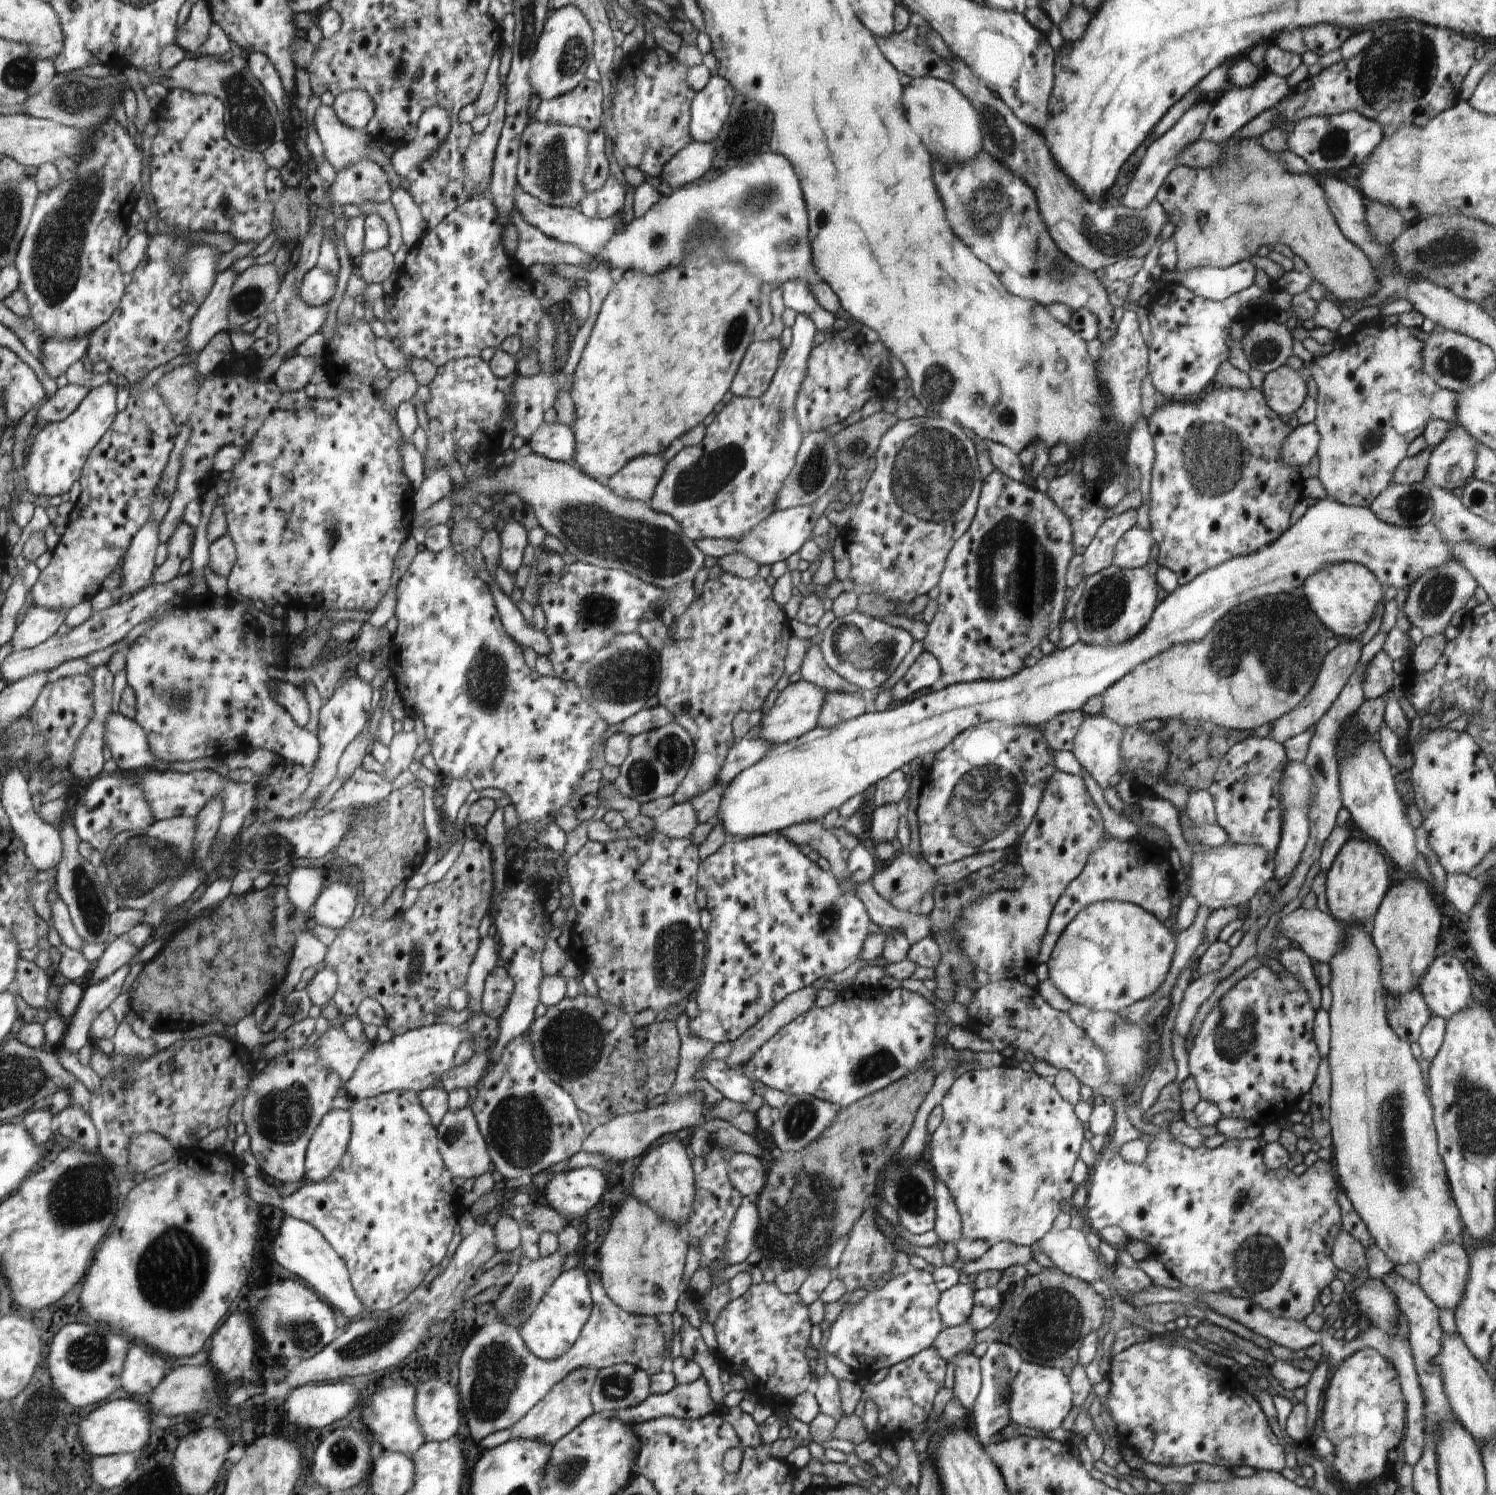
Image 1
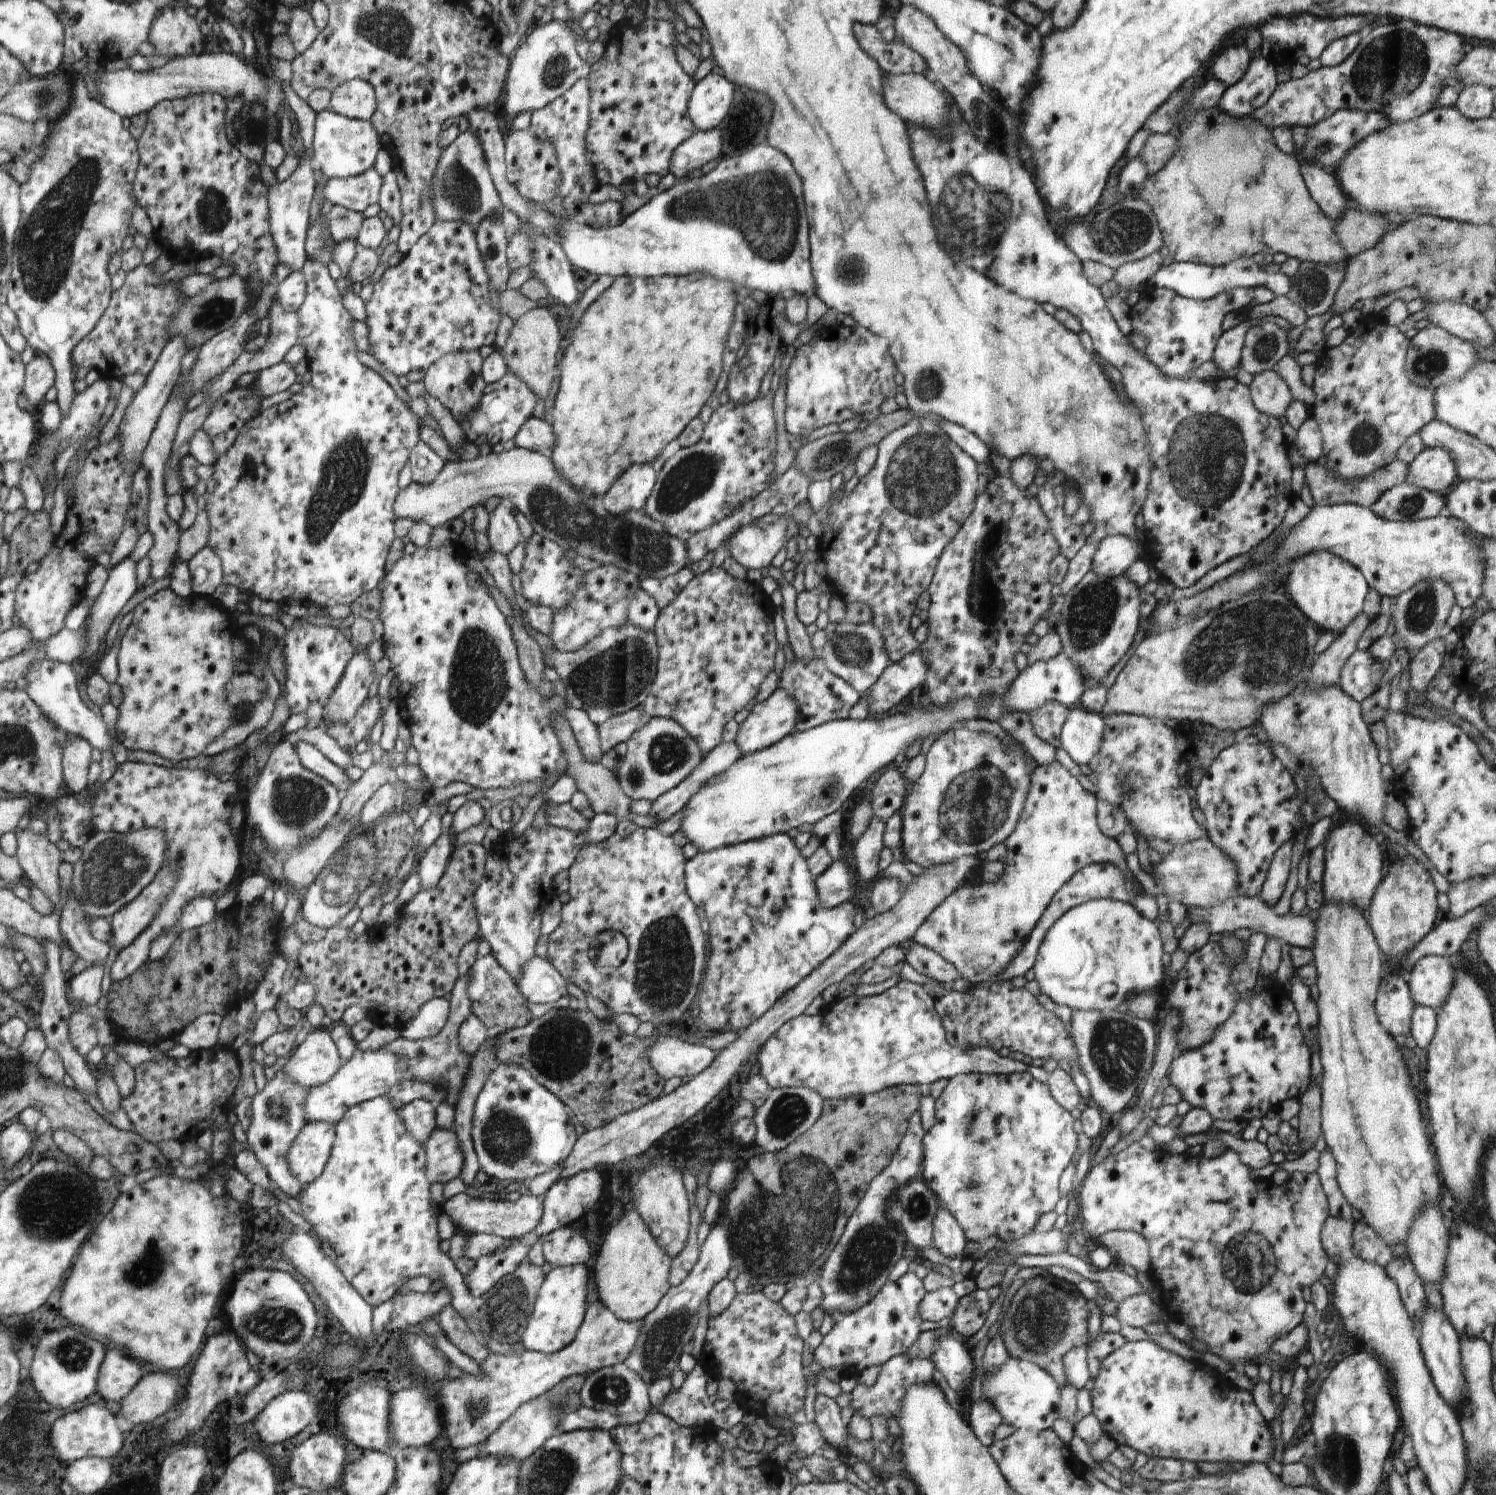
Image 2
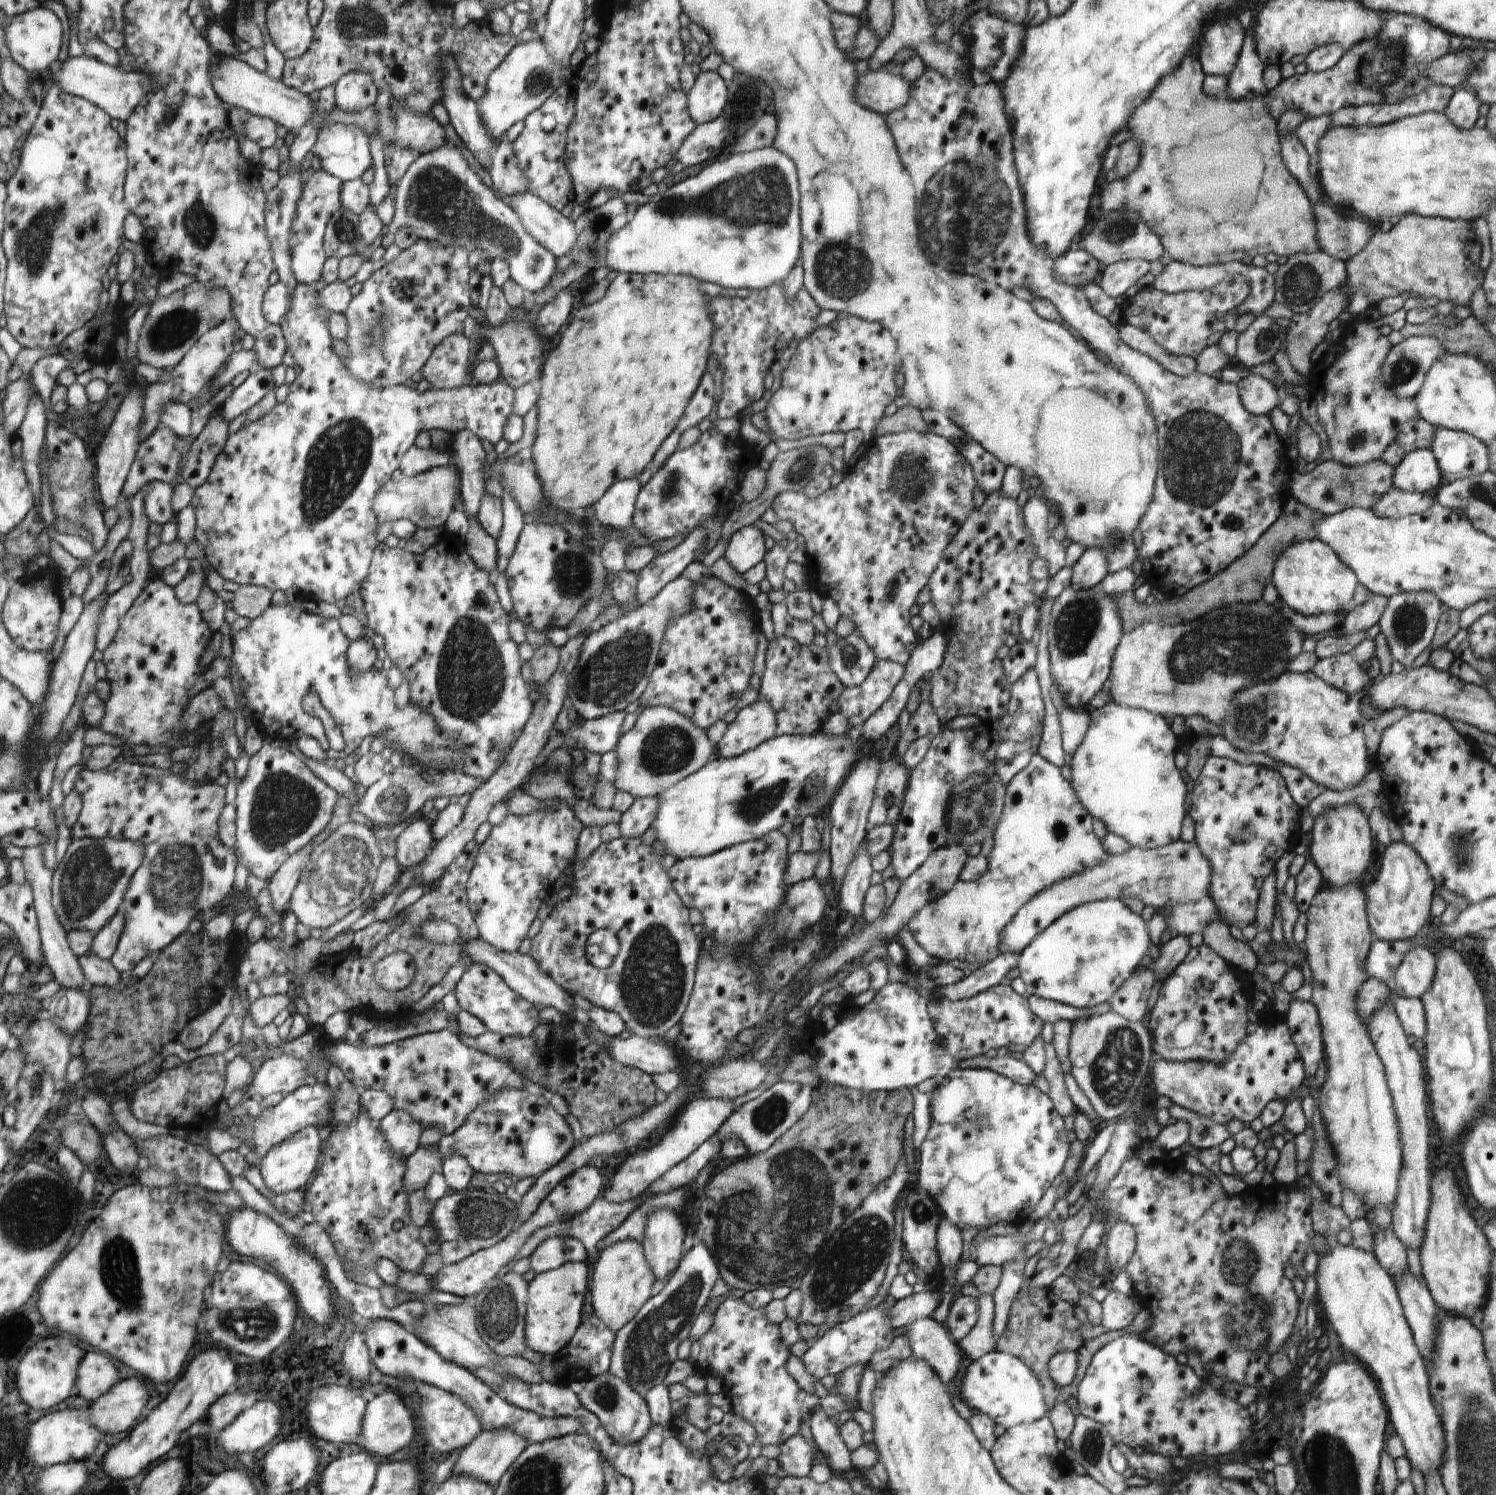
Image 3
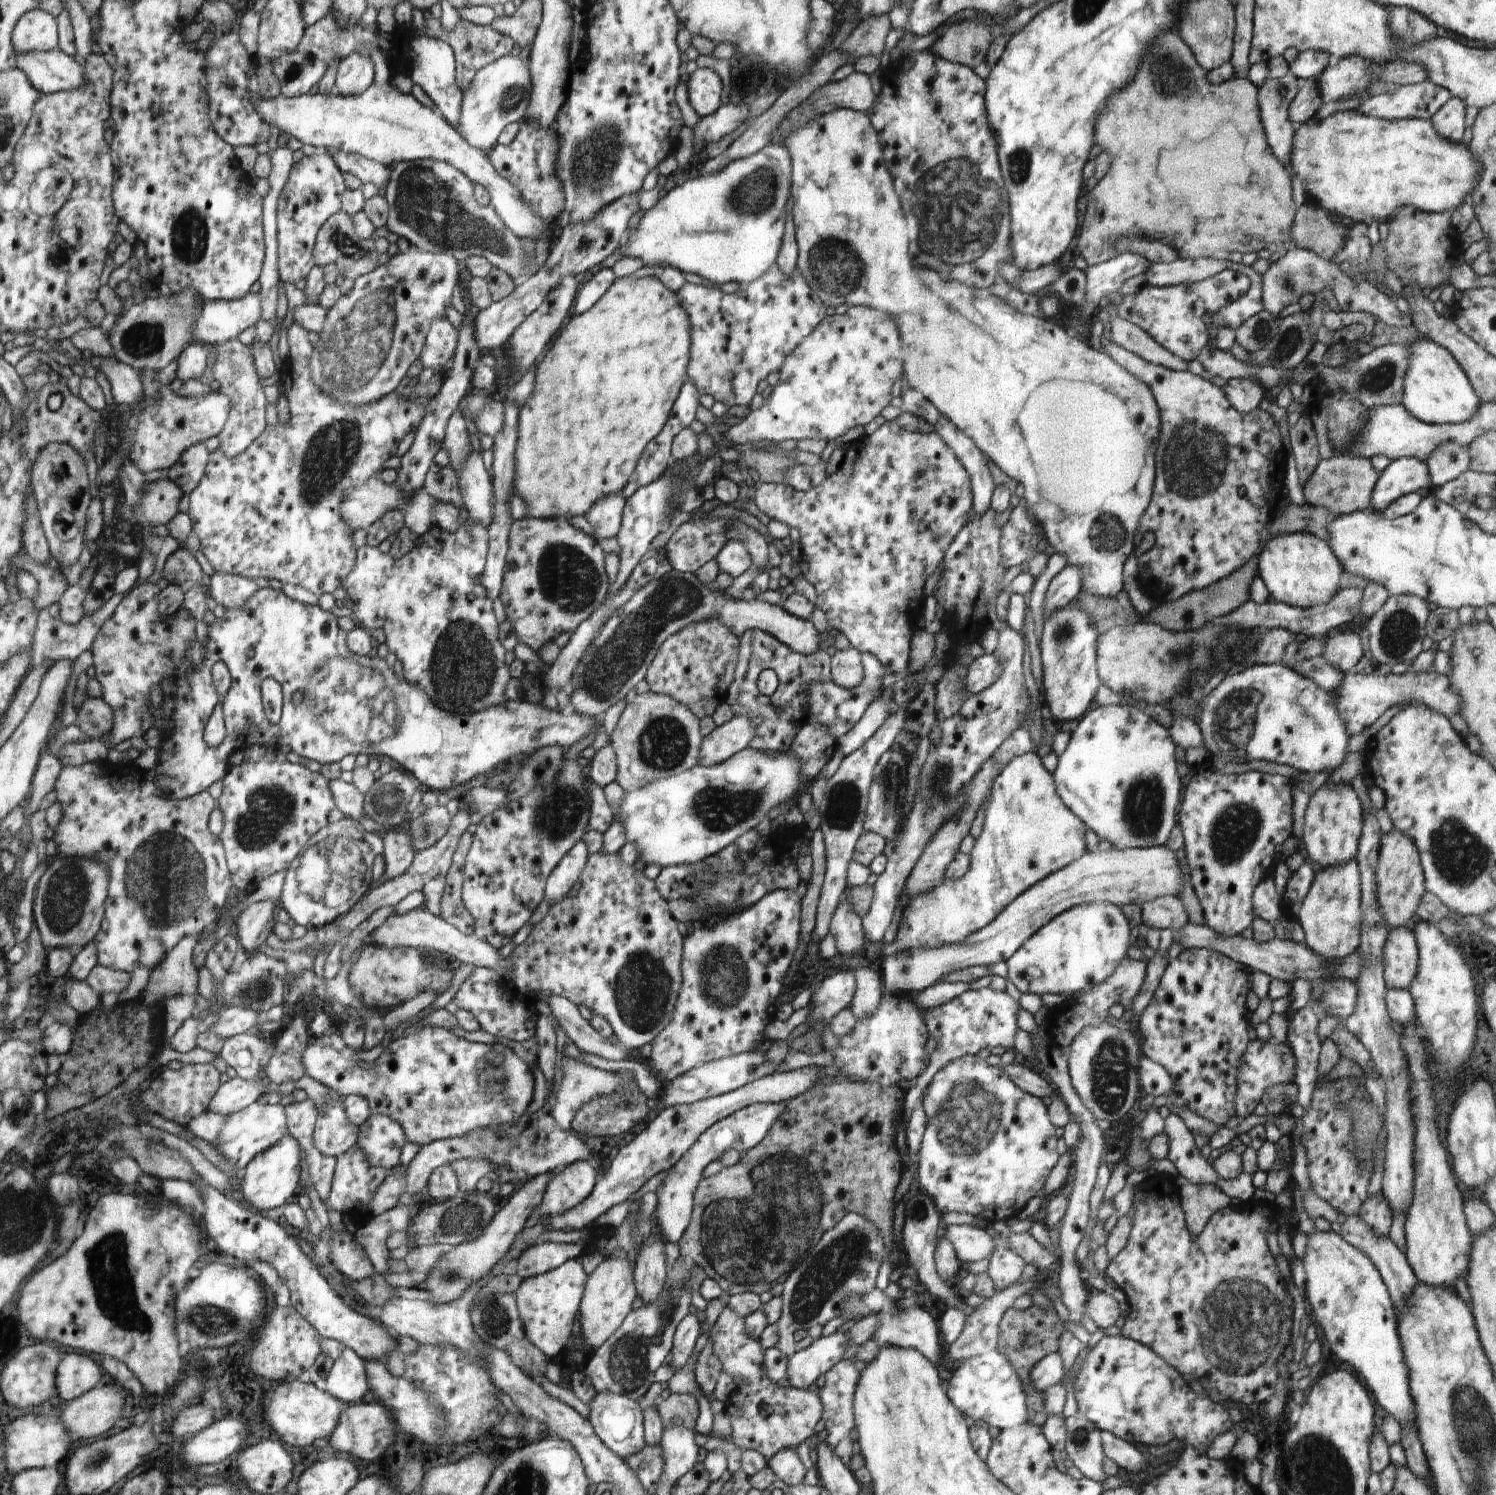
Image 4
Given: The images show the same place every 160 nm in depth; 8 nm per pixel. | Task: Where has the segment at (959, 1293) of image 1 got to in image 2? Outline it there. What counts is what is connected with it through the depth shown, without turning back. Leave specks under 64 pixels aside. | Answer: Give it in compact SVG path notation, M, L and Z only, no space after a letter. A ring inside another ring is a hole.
M942 1287L924 1295L918 1304L918 1312L922 1321L938 1322L943 1318L951 1318L959 1302L952 1287Z

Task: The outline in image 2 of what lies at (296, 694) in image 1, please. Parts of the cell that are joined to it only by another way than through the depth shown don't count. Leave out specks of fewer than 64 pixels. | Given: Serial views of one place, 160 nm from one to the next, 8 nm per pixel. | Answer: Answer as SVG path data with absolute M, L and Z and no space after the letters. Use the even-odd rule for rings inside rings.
M235 673L224 687L225 701L231 707L240 704L255 705L264 694L262 679L255 678L251 673Z

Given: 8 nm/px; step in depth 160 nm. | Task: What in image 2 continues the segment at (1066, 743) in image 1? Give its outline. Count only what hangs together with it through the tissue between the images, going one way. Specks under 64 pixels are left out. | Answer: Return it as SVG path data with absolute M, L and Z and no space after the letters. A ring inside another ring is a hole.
M1046 701L1029 712L1031 731L1045 743L1051 744L1053 747L1061 746L1061 728L1069 710L1069 707L1065 707L1059 702Z

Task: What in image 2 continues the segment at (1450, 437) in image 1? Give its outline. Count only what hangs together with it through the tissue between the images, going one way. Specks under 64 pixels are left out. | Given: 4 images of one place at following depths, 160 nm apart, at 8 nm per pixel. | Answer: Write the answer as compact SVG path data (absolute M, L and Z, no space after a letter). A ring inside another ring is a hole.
M1424 447L1408 465L1405 482L1430 492L1446 492L1457 477L1457 466L1449 451Z

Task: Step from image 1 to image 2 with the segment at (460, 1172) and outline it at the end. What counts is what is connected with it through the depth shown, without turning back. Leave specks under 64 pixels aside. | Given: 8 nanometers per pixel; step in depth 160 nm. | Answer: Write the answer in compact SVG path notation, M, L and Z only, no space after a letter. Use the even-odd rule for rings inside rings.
M436 1127L423 1145L426 1155L425 1175L430 1184L444 1185L459 1176L463 1154L452 1129L447 1131Z

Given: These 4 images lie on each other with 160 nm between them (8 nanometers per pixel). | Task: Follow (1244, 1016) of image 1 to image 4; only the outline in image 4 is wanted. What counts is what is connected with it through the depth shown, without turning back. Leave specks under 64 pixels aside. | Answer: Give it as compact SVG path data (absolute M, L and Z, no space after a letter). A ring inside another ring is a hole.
M1256 1038L1250 1040L1238 1072L1236 1072L1237 1090L1234 1096L1235 1115L1244 1119L1250 1114L1254 1114L1254 1110L1262 1100L1264 1090L1272 1085L1289 1084L1294 1080L1296 1070L1296 1060L1292 1053L1292 1048L1286 1041L1270 1040L1264 1042ZM1143 1055L1140 1058L1140 1064L1138 1064L1138 1076L1140 1076L1140 1087L1143 1095L1150 1094L1158 1097L1174 1094L1172 1092L1174 1080L1168 1074L1168 1070L1162 1064L1157 1064Z

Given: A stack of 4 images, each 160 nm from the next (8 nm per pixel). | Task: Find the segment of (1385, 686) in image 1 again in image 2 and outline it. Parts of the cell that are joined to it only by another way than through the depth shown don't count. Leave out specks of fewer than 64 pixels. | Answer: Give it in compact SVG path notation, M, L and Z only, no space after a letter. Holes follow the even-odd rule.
M1356 649L1340 670L1338 685L1361 703L1377 689L1383 674L1381 661L1368 651Z

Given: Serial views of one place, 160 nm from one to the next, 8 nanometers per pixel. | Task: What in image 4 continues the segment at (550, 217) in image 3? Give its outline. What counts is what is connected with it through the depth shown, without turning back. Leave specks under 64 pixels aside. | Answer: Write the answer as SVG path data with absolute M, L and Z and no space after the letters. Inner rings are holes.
M373 83L358 96L318 93L296 97L279 94L275 98L266 98L261 95L259 101L252 104L256 104L256 112L269 126L276 126L280 132L294 136L303 145L312 145L328 154L332 150L352 152L386 167L417 159L448 162L462 170L474 185L488 190L489 205L496 208L500 220L520 239L542 238L550 232L550 223L524 204L518 188L500 176L490 164L487 152L468 144L437 110L423 106L412 94L405 95L396 87Z

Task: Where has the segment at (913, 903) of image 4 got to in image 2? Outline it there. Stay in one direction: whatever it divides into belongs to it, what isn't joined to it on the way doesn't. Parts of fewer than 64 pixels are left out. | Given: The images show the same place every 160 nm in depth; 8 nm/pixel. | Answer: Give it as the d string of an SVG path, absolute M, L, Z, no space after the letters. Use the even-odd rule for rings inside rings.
M1058 761L1050 764L1037 765L1031 772L1030 784L1024 799L1016 828L1005 840L1007 846L1004 858L1004 874L993 883L980 883L977 886L964 885L958 887L948 898L945 898L918 927L913 936L914 942L932 949L946 962L953 964L962 978L969 984L983 983L994 980L1003 968L1018 955L1024 941L1039 923L1042 913L1048 903L1060 890L1085 866L1098 863L1108 863L1117 866L1124 878L1134 884L1136 892L1147 897L1140 883L1133 878L1126 865L1126 856L1120 849L1116 839L1102 834L1097 823L1097 800L1094 794L1084 790L1077 778L1068 772Z

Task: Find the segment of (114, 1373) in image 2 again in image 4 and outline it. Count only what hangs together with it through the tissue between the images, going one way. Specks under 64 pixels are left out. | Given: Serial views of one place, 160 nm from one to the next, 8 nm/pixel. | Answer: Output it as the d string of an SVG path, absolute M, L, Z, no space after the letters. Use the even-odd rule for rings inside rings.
M84 1354L63 1355L56 1370L56 1388L58 1396L65 1403L75 1400L94 1388L94 1384L100 1380L102 1372L100 1366L94 1364Z

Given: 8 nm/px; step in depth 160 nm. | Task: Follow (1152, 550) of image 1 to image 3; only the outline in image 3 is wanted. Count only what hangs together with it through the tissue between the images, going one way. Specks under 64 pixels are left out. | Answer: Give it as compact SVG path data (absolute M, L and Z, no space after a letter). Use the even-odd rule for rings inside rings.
M1087 548L1072 568L1069 587L1075 589L1095 587L1108 575L1105 554L1097 548Z

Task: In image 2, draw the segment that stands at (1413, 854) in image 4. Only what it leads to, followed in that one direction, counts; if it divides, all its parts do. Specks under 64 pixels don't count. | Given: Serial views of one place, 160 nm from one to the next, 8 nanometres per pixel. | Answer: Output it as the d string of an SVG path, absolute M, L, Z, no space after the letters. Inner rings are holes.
M1412 855L1403 857L1389 866L1388 874L1378 883L1372 895L1370 906L1366 910L1366 917L1375 936L1376 944L1384 957L1383 976L1392 974L1392 969L1399 969L1397 966L1399 960L1406 953L1410 953L1415 944L1419 943L1435 927L1434 920L1438 914L1437 893L1430 873Z

